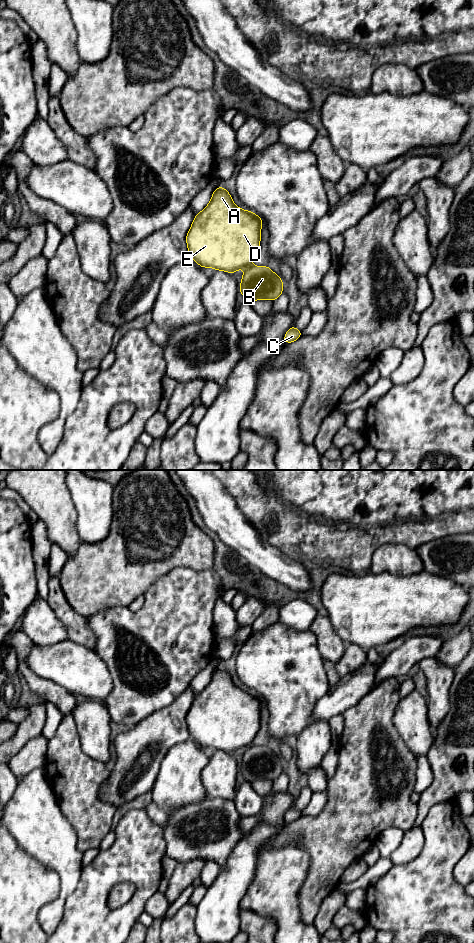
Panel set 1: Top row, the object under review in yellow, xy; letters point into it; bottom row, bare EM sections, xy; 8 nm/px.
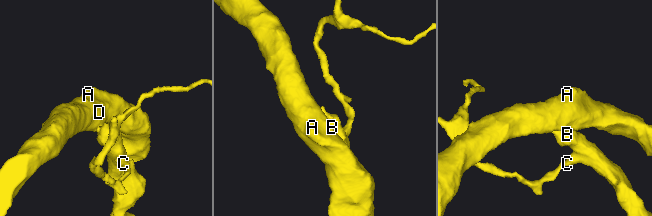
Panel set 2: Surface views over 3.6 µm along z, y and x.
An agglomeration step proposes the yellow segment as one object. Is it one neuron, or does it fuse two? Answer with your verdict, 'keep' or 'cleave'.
cleave

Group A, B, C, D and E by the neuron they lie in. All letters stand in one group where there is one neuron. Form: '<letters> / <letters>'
A D E / B C

